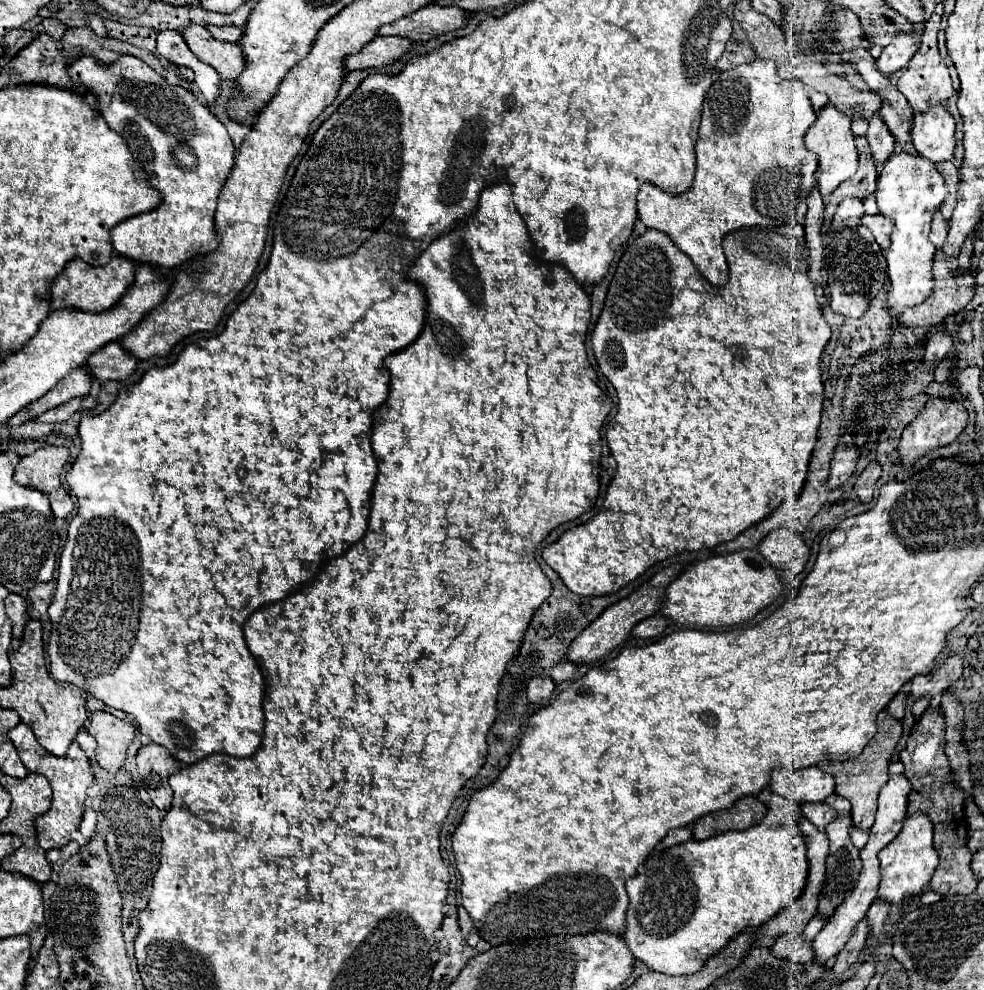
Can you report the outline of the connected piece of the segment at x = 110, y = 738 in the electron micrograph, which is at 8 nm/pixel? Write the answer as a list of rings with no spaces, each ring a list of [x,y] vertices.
[[[93,712],[85,730],[97,740],[97,762],[109,774],[117,774],[125,760],[127,748],[135,740],[135,726],[109,712]]]

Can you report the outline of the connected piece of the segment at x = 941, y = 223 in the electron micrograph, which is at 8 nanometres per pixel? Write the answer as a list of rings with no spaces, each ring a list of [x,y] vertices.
[[[935,212],[933,220],[931,220],[931,234],[929,234],[931,242],[941,248],[945,244],[947,238],[947,220],[941,216],[941,212]]]

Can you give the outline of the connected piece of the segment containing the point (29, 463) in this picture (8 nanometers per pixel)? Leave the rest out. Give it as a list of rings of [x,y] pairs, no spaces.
[[[43,446],[33,454],[23,456],[15,466],[15,482],[47,494],[51,500],[51,510],[57,518],[67,518],[73,512],[73,500],[63,484],[67,460],[67,448]]]

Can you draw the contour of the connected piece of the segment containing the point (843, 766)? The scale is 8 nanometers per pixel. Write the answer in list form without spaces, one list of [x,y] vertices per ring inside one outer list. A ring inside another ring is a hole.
[[[881,712],[877,716],[877,736],[865,746],[865,750],[857,758],[847,760],[847,762],[819,764],[821,770],[829,772],[835,778],[835,792],[851,802],[851,806],[853,806],[851,820],[861,830],[869,830],[873,826],[875,812],[877,812],[877,796],[879,796],[881,786],[885,786],[889,780],[889,760],[891,760],[891,754],[895,750],[895,744],[901,738],[901,734],[903,734],[901,720],[897,720],[889,712]]]

